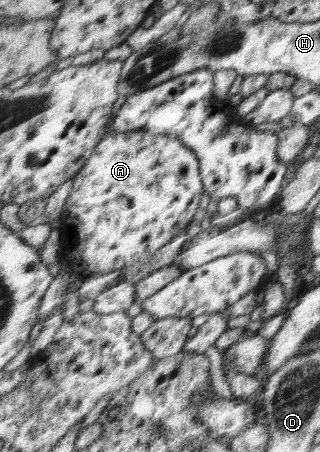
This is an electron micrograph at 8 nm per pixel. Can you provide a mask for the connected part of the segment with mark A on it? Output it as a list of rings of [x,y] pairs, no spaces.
[[[148,130],[127,131],[110,133],[106,136],[105,141],[97,146],[94,156],[88,161],[85,169],[73,181],[73,190],[69,195],[69,205],[61,215],[61,231],[63,234],[63,247],[60,263],[68,265],[70,271],[77,276],[87,279],[97,273],[112,273],[126,265],[138,263],[142,259],[152,257],[156,251],[160,251],[162,247],[166,247],[168,243],[174,241],[174,237],[187,230],[190,223],[194,221],[198,209],[200,209],[200,201],[204,197],[205,183],[202,178],[201,158],[193,151],[193,148],[186,146],[182,142],[180,136],[170,134],[151,134]]]

